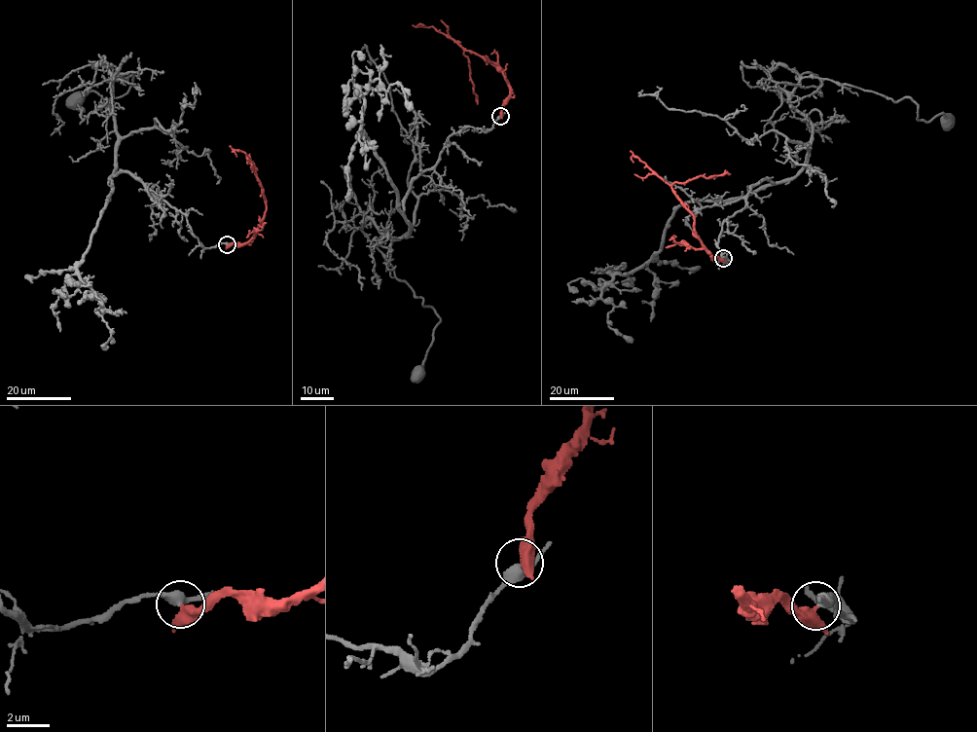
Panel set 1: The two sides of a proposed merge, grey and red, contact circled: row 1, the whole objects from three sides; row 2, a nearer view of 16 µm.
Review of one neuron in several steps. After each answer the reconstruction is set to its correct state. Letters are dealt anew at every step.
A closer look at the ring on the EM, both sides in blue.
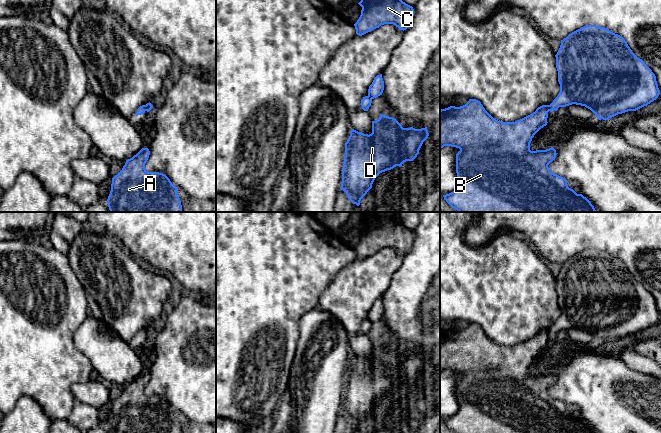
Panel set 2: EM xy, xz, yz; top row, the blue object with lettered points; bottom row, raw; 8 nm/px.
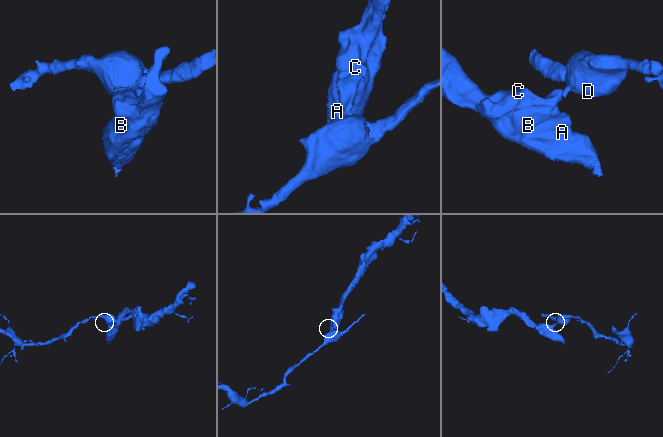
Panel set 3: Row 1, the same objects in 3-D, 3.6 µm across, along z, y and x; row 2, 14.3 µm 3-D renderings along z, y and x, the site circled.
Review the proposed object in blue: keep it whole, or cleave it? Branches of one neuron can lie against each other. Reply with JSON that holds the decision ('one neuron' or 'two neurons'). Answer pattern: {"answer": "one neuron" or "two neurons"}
{"answer": "two neurons"}

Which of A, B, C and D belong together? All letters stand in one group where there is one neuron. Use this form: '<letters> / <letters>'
A B C / D

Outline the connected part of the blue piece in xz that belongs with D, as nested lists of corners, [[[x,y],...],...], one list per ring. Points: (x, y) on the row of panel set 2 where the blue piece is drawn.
[[[382,114],[378,120],[372,121],[372,133],[369,135],[351,129],[350,136],[345,143],[341,190],[346,193],[353,204],[359,206],[361,199],[372,188],[375,178],[380,173],[396,166],[401,167],[406,161],[413,161],[428,136],[427,127],[403,128],[395,118]]]

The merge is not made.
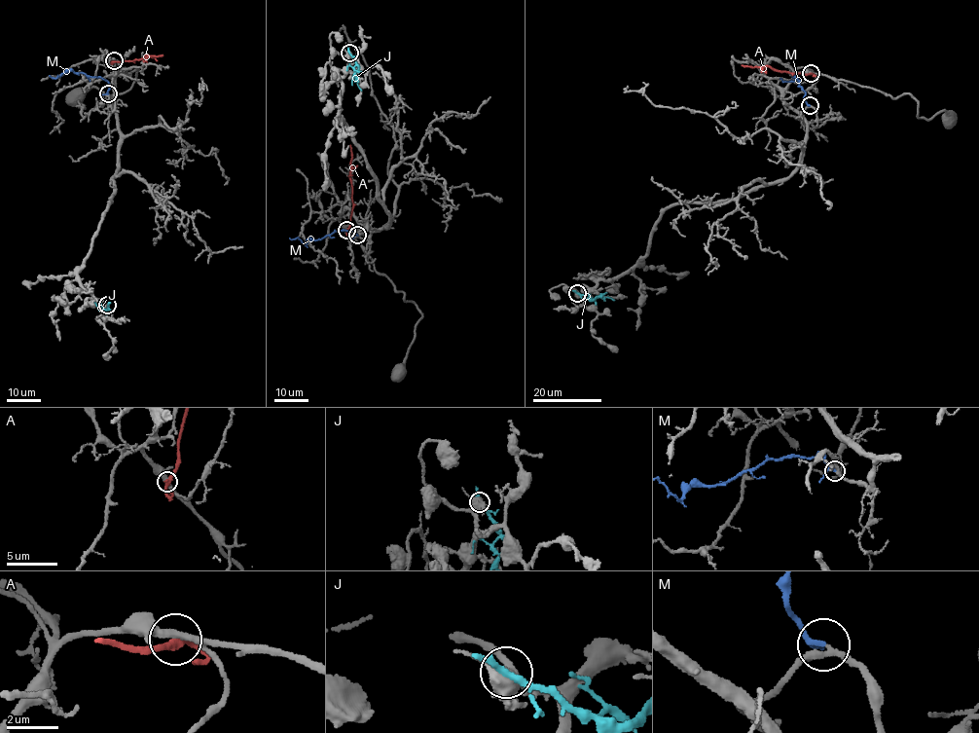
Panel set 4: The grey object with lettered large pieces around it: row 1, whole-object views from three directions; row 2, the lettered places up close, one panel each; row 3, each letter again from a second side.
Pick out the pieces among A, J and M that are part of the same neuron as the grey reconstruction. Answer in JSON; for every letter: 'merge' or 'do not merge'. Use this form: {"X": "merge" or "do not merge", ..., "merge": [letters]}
{"A": "do not merge", "J": "do not merge", "M": "merge", "merge": ["M"]}

